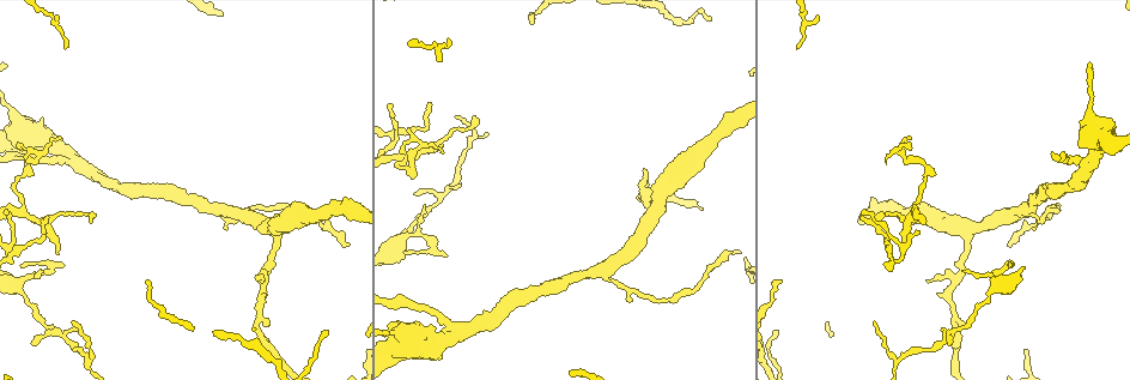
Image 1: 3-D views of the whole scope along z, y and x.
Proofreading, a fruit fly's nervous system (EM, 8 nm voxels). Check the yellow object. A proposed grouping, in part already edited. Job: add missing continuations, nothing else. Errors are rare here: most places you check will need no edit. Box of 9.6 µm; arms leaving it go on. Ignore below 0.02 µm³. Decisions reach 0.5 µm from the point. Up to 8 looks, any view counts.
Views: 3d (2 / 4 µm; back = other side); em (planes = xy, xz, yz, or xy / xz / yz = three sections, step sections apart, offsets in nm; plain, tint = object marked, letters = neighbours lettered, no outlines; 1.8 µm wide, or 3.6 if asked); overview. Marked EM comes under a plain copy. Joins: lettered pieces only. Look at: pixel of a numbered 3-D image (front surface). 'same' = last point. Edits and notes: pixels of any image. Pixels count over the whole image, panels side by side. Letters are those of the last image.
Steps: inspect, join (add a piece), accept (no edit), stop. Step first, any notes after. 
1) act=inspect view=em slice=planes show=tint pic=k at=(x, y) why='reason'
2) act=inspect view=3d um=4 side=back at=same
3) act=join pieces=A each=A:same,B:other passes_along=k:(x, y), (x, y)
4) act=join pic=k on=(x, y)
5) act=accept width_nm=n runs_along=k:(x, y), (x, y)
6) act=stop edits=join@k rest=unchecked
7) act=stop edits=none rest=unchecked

act=inspect view=3d um=4 pic=1 at=(22, 267) why='thin end'

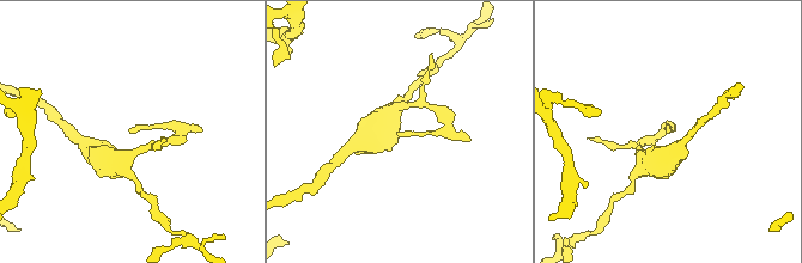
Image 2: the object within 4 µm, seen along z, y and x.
act=inspect view=em slice=planes show=tint pic=2 at=(397, 134) why='now the EM'

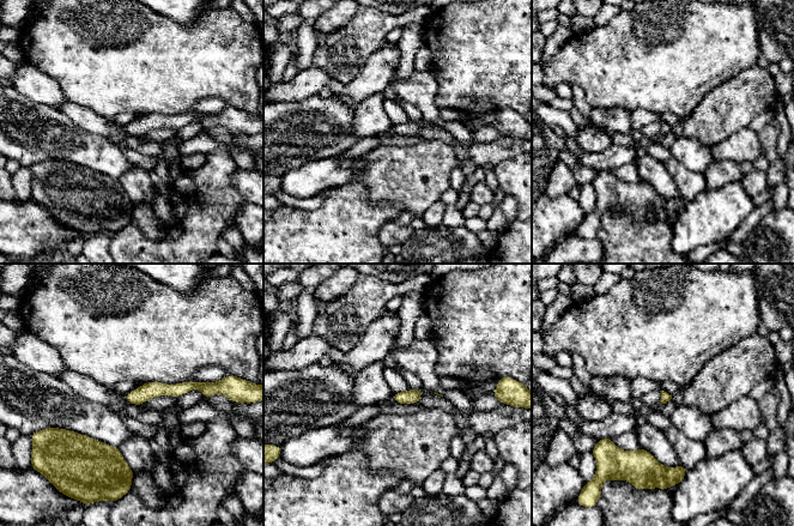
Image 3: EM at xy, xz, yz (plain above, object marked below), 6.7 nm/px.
act=inspect view=em slice=planes show=letters at=same

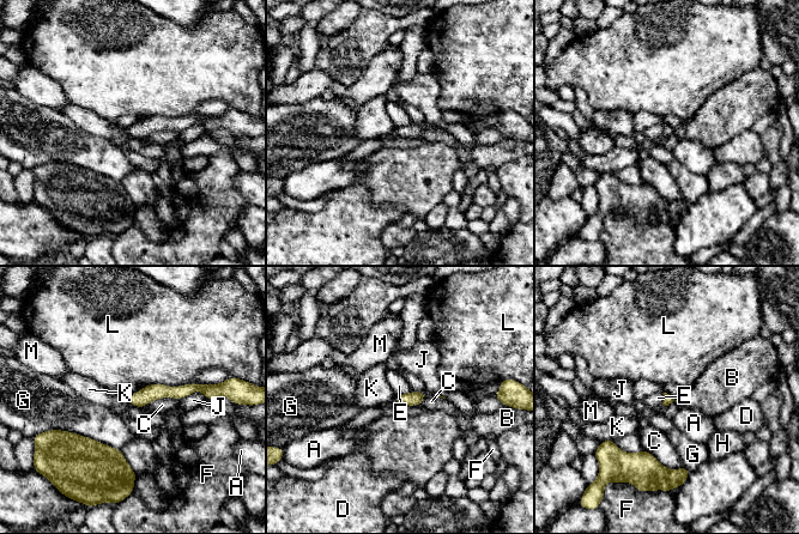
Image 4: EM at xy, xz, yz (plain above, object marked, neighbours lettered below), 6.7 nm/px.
act=accept each=A:other,B:other,C:other,D:other,E:other,F:other,G:other,H:other,J:other,K:other,L:other,M:other found='none of them fits'

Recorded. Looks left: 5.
act=inspect view=3d um=2 pic=1 at=(644, 172) why='branch stops here'

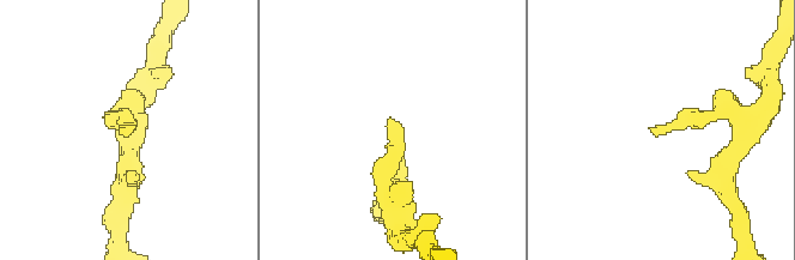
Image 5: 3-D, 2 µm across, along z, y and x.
act=inspect view=em slice=xy step=4 show=tint pic=5 at=(119, 130)

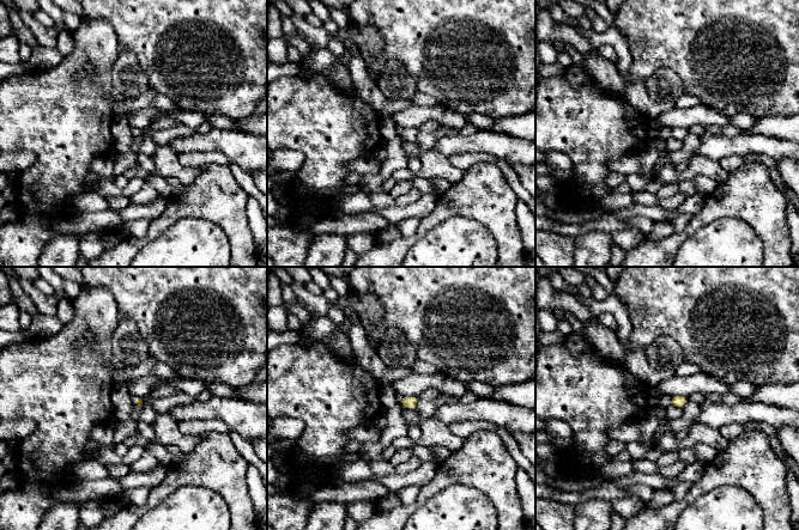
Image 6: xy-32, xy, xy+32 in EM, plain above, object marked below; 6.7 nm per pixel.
act=inspect view=em slice=planes show=letters at=same

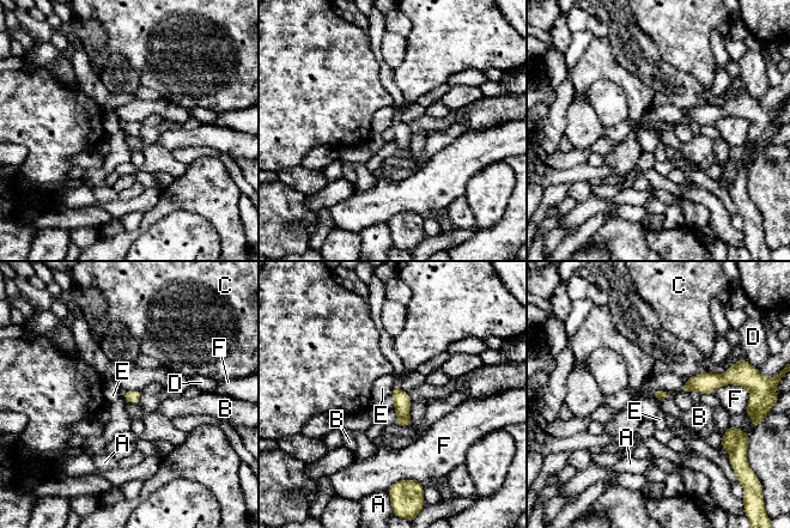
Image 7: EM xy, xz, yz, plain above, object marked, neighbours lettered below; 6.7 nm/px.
act=accept each=A:other,B:other,C:other,D:other,E:other,F:other found='none of them fits'

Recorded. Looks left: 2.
act=inspect view=em slice=planes show=letters pic=1 at=(959, 329)

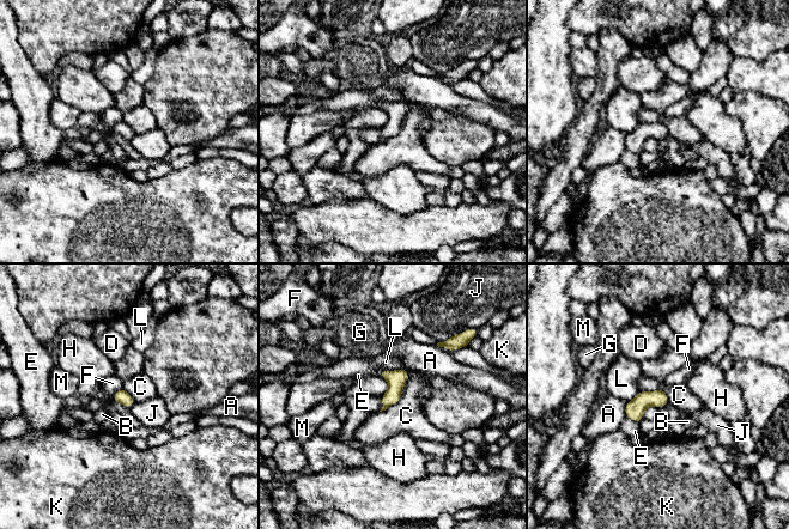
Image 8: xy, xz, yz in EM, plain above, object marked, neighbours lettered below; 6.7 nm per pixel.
act=accept each=A:other,B:other,C:other,D:other,E:other,F:other,G:other,H:other,J:other,K:other,L:other,M:other border=8:(407, 370), (401, 396), (380, 412) found='no lettered piece goes on from it'

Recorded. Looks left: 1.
act=inspect view=em slice=xy step=8 show=letters pic=1 at=(348, 244) why='end of a long branch'

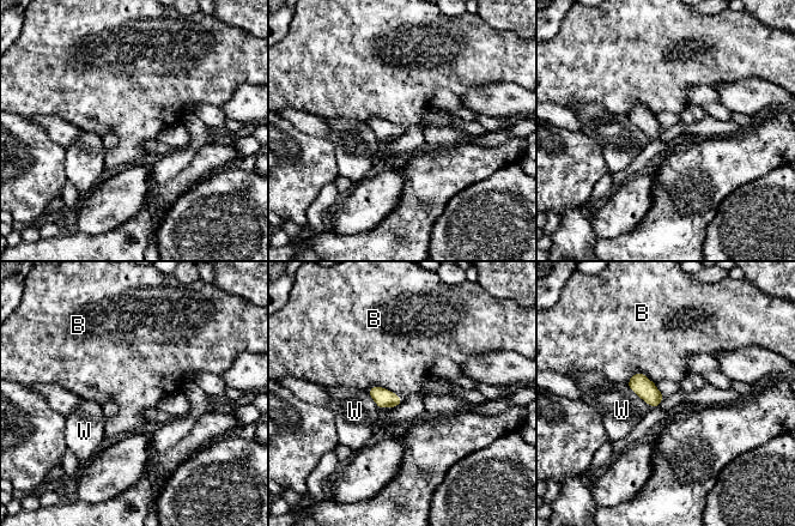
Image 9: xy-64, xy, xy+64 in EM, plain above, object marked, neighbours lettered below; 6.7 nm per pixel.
act=accept each=B:other,W:other border=9:(366, 392), (382, 386), (402, 400) found='no lettered piece goes on from it'

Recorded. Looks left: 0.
act=stop edits=none rest=unchecked

